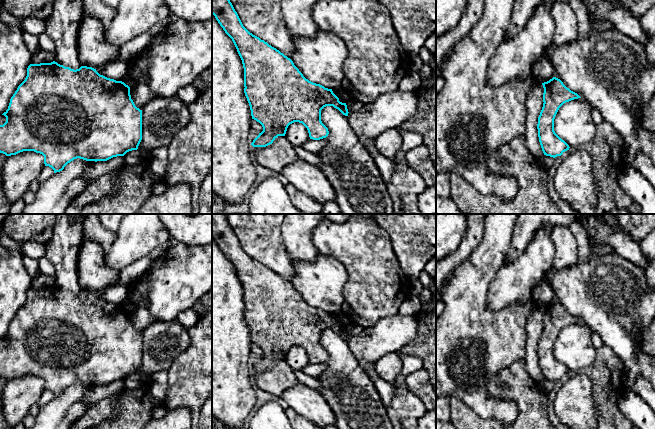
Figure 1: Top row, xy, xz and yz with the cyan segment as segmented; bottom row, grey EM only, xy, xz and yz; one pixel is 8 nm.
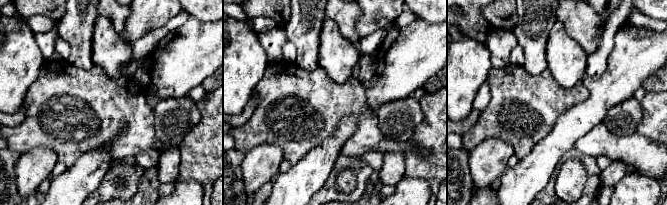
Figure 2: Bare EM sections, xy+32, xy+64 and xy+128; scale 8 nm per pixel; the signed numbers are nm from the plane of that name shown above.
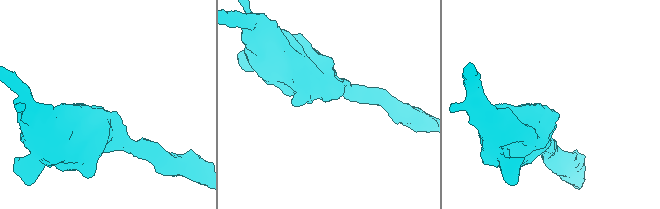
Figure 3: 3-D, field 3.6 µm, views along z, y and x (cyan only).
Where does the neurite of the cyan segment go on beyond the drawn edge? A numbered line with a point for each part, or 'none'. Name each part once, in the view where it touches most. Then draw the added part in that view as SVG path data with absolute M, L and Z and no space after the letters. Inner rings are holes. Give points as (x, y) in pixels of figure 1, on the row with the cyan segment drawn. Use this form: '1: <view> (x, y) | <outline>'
none

